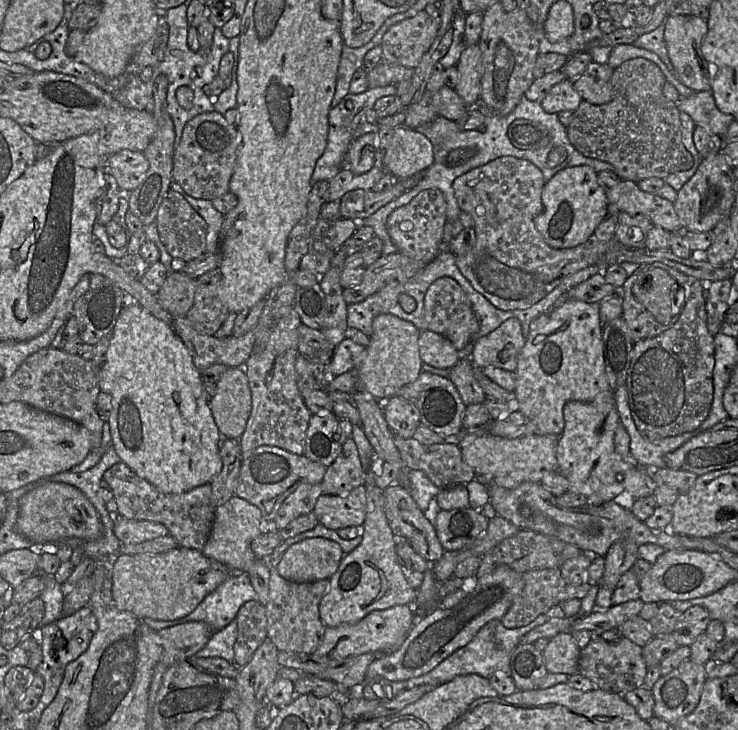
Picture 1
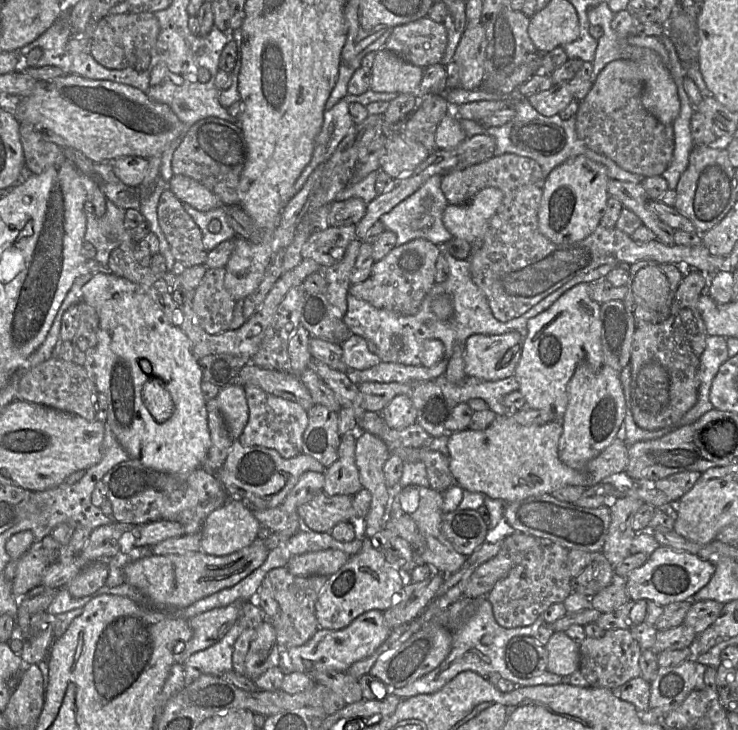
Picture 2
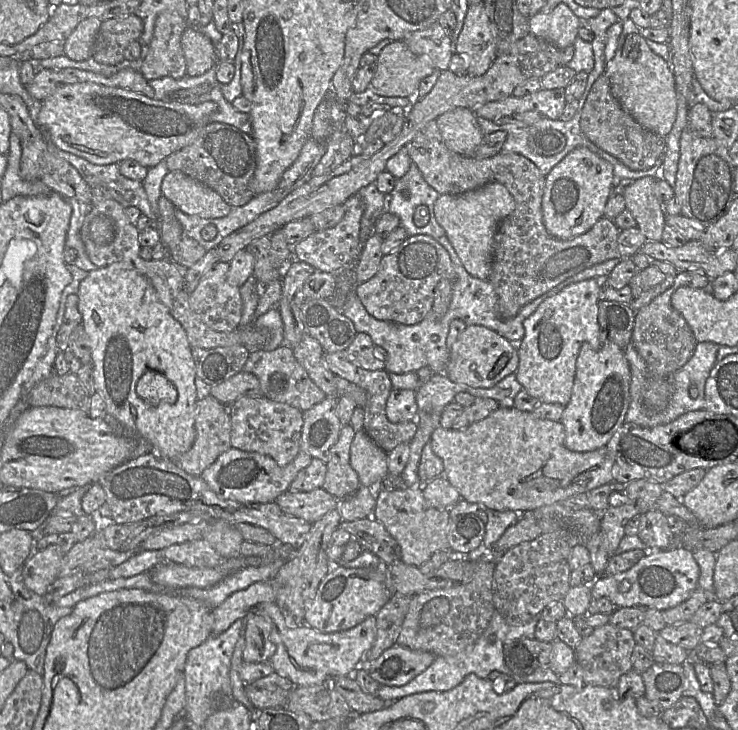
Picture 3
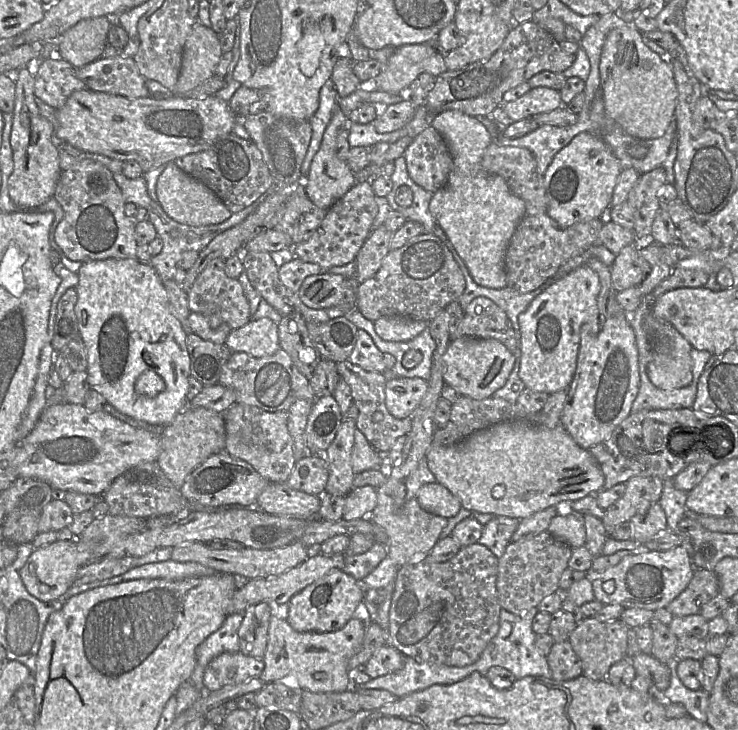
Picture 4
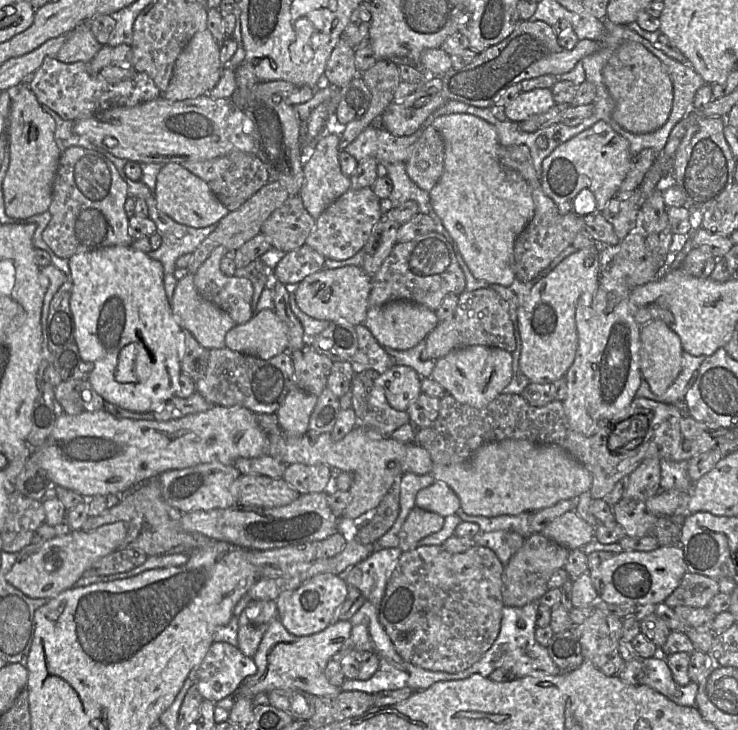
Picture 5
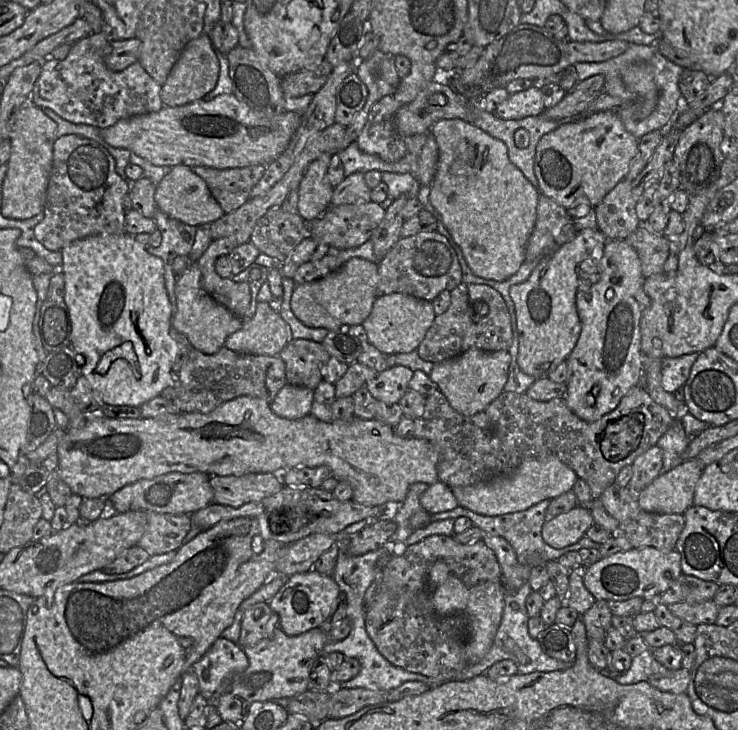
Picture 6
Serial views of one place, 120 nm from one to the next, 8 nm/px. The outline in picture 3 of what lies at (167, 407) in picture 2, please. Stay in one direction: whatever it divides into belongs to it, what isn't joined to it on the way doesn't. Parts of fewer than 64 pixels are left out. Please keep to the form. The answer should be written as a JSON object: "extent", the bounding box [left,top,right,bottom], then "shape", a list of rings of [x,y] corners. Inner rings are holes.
{"extent":[136,370,177,405],"shape":[[[147,370],[136,385],[137,395],[151,405],[160,402],[173,404],[177,400],[175,386],[163,375]]]}

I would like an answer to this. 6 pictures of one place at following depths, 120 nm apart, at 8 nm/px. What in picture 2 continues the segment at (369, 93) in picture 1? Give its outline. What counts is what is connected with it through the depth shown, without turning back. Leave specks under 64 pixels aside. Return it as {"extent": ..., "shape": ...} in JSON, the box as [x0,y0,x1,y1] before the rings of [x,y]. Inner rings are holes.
{"extent":[294,89,400,192],"shape":[[[371,89],[361,95],[346,94],[331,109],[325,110],[321,131],[317,135],[314,150],[308,165],[303,169],[294,184],[294,191],[298,192],[310,174],[321,163],[325,163],[333,155],[341,141],[349,133],[354,124],[349,113],[349,105],[360,103],[363,106],[375,101],[390,102],[400,93],[375,92]]]}

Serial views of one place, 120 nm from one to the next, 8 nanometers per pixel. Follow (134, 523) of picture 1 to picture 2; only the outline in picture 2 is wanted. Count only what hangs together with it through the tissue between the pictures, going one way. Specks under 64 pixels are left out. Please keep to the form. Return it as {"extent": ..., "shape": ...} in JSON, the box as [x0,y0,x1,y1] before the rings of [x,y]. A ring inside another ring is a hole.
{"extent":[130,520,185,547],"shape":[[[168,520],[136,524],[130,531],[134,536],[135,547],[152,547],[165,539],[185,534],[181,524]]]}

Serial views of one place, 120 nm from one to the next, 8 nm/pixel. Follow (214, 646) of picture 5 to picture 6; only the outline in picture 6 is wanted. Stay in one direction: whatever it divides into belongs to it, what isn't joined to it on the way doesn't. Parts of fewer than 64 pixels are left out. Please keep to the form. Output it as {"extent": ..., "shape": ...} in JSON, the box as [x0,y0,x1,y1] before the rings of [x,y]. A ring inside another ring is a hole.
{"extent":[191,637,249,702],"shape":[[[219,637],[206,654],[192,665],[191,670],[197,676],[199,693],[212,702],[220,694],[220,688],[225,682],[248,666],[249,660],[243,648]]]}

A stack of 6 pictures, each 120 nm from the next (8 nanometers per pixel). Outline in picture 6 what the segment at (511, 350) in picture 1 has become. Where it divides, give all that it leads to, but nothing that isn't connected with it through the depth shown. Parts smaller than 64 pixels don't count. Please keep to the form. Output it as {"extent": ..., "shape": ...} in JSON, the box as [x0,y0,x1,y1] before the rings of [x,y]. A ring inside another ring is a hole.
{"extent":[429,348,511,416],"shape":[[[472,348],[457,357],[434,363],[429,377],[454,410],[465,416],[473,416],[484,410],[504,391],[510,363],[511,356],[508,351]]]}

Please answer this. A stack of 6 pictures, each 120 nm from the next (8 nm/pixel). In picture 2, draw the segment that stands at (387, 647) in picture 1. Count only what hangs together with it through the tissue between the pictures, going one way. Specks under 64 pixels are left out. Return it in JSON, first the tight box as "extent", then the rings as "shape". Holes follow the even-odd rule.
{"extent":[281,611,390,675],"shape":[[[368,611],[358,616],[343,629],[319,629],[304,645],[281,649],[281,669],[285,675],[290,672],[310,674],[314,671],[323,670],[346,672],[355,662],[372,655],[388,638],[390,632],[382,611]]]}

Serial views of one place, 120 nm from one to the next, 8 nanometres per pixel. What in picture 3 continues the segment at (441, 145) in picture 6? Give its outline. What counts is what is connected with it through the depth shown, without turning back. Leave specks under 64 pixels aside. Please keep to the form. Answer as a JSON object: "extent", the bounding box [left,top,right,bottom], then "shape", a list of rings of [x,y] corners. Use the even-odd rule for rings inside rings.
{"extent":[435,107,515,280],"shape":[[[457,107],[436,119],[447,148],[461,156],[473,157],[484,135],[472,110]],[[490,182],[462,194],[442,194],[435,201],[435,218],[470,275],[488,280],[492,268],[494,235],[499,223],[514,211],[515,206],[513,196],[498,182]]]}

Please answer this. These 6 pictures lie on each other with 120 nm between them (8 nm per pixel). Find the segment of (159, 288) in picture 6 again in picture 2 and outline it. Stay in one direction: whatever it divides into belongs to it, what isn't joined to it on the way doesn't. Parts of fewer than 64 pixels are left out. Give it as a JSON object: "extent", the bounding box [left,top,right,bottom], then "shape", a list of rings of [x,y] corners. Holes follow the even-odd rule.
{"extent":[82,273,211,473],"shape":[[[96,273],[91,279],[85,283],[82,287],[82,301],[84,301],[89,306],[95,308],[98,316],[99,316],[99,329],[97,332],[97,345],[95,346],[95,386],[98,392],[103,393],[108,400],[108,408],[107,408],[107,421],[110,424],[110,427],[115,434],[120,445],[126,450],[130,458],[136,459],[140,461],[144,466],[154,469],[160,472],[166,473],[189,473],[195,469],[201,468],[207,454],[209,448],[211,446],[211,438],[210,432],[208,428],[208,420],[207,420],[207,409],[206,409],[206,400],[203,396],[201,390],[201,382],[203,380],[202,371],[198,365],[197,359],[191,351],[191,342],[188,336],[177,326],[171,324],[169,322],[168,317],[165,313],[159,308],[159,306],[152,300],[152,298],[146,294],[137,284],[131,282],[130,280],[115,275],[113,273]],[[141,360],[149,361],[151,365],[151,372],[145,373],[141,366]],[[150,378],[161,379],[165,382],[165,389],[170,393],[171,398],[175,405],[175,410],[172,415],[163,422],[158,422],[151,415],[149,410],[147,409],[144,400],[142,398],[142,387],[144,383]]]}

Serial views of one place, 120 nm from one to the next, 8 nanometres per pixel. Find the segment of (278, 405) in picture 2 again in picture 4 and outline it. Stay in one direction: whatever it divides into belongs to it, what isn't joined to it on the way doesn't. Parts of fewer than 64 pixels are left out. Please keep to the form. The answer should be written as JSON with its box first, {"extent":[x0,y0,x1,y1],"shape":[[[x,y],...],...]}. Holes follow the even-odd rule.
{"extent":[224,404,295,483],"shape":[[[234,404],[224,412],[226,445],[231,456],[250,464],[269,483],[286,483],[295,466],[293,440],[287,428],[287,412],[267,412],[246,404]]]}

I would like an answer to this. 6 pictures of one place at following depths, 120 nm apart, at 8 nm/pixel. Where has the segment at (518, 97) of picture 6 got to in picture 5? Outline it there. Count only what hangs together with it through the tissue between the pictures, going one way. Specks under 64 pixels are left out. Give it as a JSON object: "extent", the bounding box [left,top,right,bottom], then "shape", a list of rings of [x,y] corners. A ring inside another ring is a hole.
{"extent":[505,88,555,122],"shape":[[[536,88],[521,92],[505,106],[505,115],[512,122],[523,122],[533,115],[546,113],[555,105],[551,89]]]}

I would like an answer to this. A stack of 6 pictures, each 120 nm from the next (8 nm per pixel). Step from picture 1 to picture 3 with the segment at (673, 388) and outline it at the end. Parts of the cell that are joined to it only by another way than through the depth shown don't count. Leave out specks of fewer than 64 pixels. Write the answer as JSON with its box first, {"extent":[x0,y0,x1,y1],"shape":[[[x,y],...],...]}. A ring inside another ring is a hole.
{"extent":[631,271,709,415],"shape":[[[679,271],[670,288],[636,312],[631,342],[648,369],[648,381],[643,396],[647,415],[655,415],[667,408],[673,393],[668,377],[690,360],[698,343],[684,317],[672,307],[671,296],[680,287],[703,289],[709,281],[704,272]]]}

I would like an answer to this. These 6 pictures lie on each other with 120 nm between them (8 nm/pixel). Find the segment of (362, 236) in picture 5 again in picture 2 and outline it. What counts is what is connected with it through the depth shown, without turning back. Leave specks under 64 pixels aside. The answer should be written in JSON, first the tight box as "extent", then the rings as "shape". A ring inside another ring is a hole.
{"extent":[302,225,356,269],"shape":[[[356,225],[333,227],[314,232],[304,244],[302,258],[310,258],[322,269],[338,263],[344,256],[349,243],[356,238]]]}

